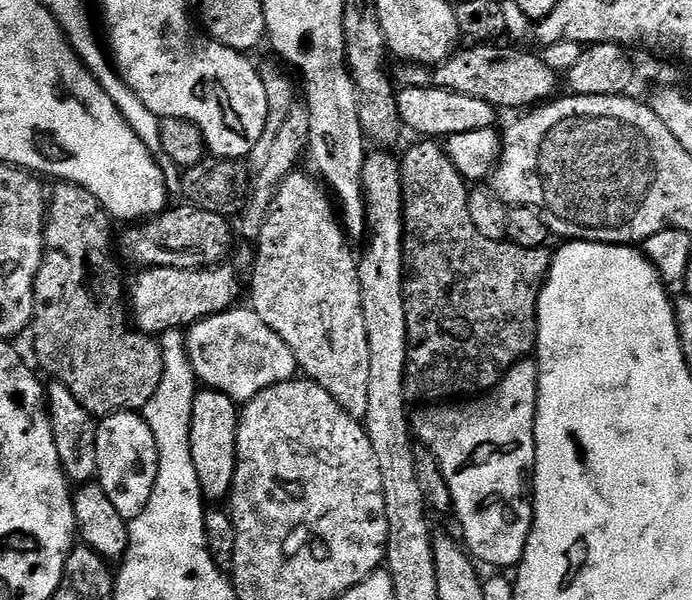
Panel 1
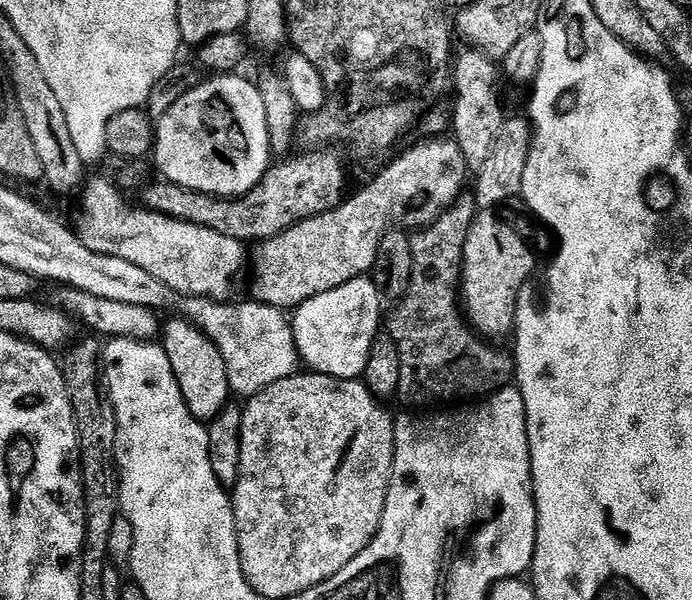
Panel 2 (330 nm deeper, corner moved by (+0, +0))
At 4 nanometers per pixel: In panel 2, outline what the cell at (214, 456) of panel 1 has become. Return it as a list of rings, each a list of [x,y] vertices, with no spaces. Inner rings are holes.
[[[172,318],[168,325],[163,325],[162,347],[170,360],[170,370],[176,375],[176,382],[182,392],[182,398],[190,410],[190,414],[201,422],[210,422],[228,403],[230,389],[220,358],[211,339],[204,335],[195,323],[183,318]]]

